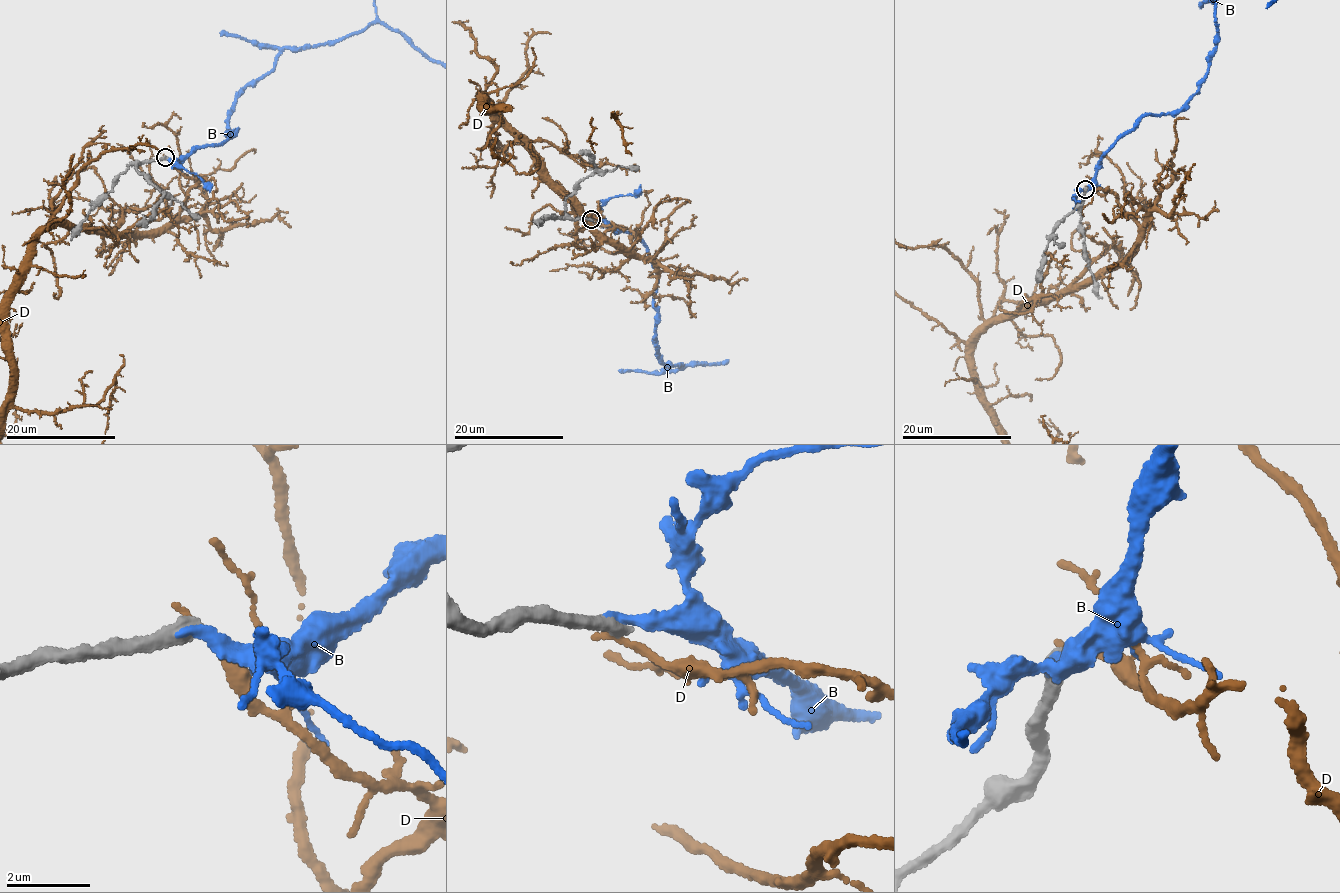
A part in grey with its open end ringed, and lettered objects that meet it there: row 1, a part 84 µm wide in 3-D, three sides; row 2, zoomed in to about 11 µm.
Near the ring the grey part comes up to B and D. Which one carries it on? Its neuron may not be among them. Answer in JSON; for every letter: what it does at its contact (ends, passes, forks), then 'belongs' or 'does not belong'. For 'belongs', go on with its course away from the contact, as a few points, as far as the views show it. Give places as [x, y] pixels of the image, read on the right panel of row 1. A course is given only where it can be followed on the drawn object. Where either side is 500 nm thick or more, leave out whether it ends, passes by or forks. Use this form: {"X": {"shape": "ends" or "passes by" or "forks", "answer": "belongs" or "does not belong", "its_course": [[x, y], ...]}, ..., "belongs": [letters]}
{"B": {"shape": "ends", "answer": "belongs"}, "D": {"shape": "ends", "answer": "does not belong"}, "belongs": ["B"]}

